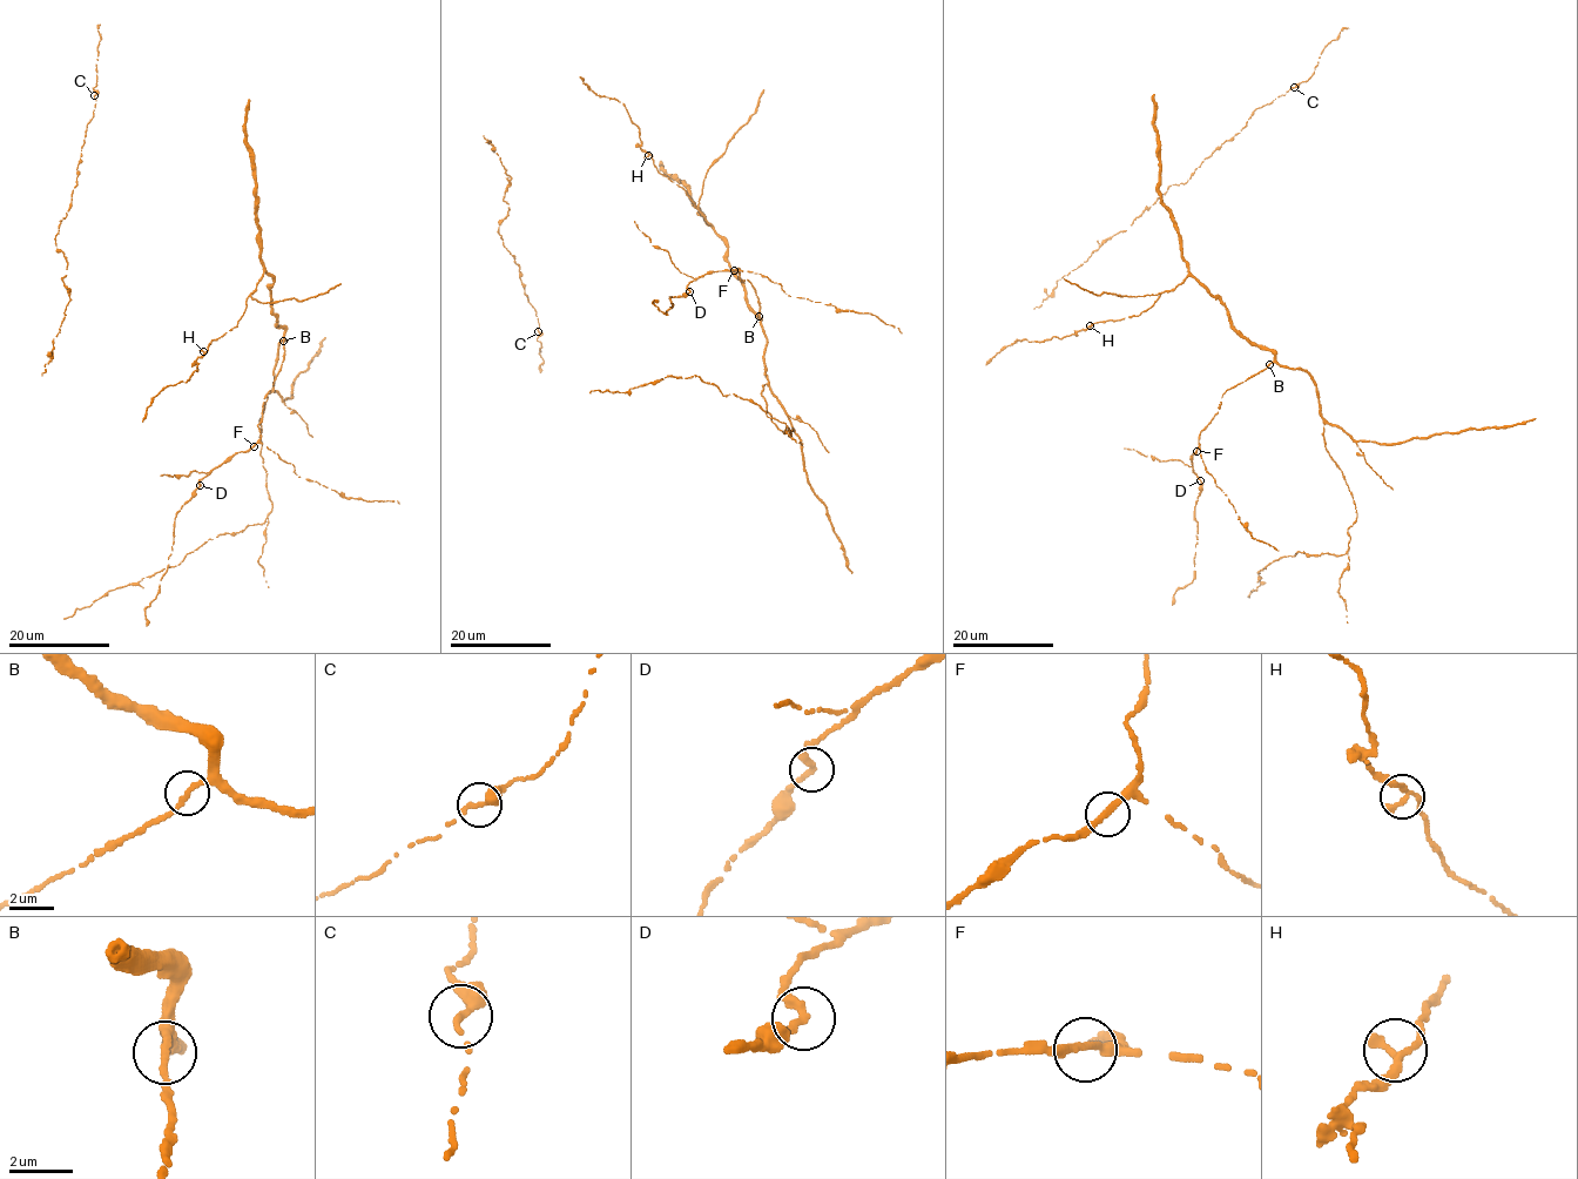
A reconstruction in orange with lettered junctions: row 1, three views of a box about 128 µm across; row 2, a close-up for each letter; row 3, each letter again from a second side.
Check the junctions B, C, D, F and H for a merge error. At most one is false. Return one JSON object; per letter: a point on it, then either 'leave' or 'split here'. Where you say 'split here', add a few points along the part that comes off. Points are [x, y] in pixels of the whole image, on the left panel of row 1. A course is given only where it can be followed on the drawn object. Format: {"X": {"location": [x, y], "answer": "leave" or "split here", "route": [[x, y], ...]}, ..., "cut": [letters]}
{"B": {"location": [283, 341], "answer": "leave"}, "C": {"location": [94, 95], "answer": "leave"}, "D": {"location": [200, 485], "answer": "leave"}, "F": {"location": [254, 446], "answer": "leave"}, "H": {"location": [203, 351], "answer": "leave"}, "cut": []}

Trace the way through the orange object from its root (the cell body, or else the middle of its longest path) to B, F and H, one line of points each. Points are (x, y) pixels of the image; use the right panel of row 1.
B: (1199, 282), (1220, 300), (1229, 323), (1236, 330), (1274, 355), (1269, 364)
F: (1199, 282), (1220, 300), (1229, 323), (1266, 347), (1274, 358), (1222, 395), (1218, 412), (1200, 431), (1197, 451)
H: (1199, 282), (1188, 276), (1160, 294), (1153, 305), (1138, 316), (1090, 325)

